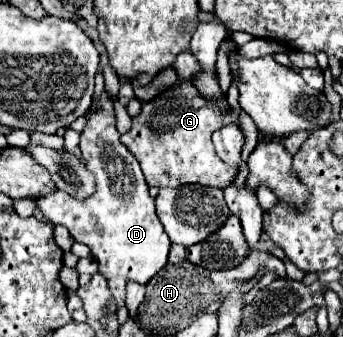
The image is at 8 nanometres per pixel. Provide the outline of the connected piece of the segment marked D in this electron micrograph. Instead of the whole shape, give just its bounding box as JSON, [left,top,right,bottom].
[37,92,171,306]

